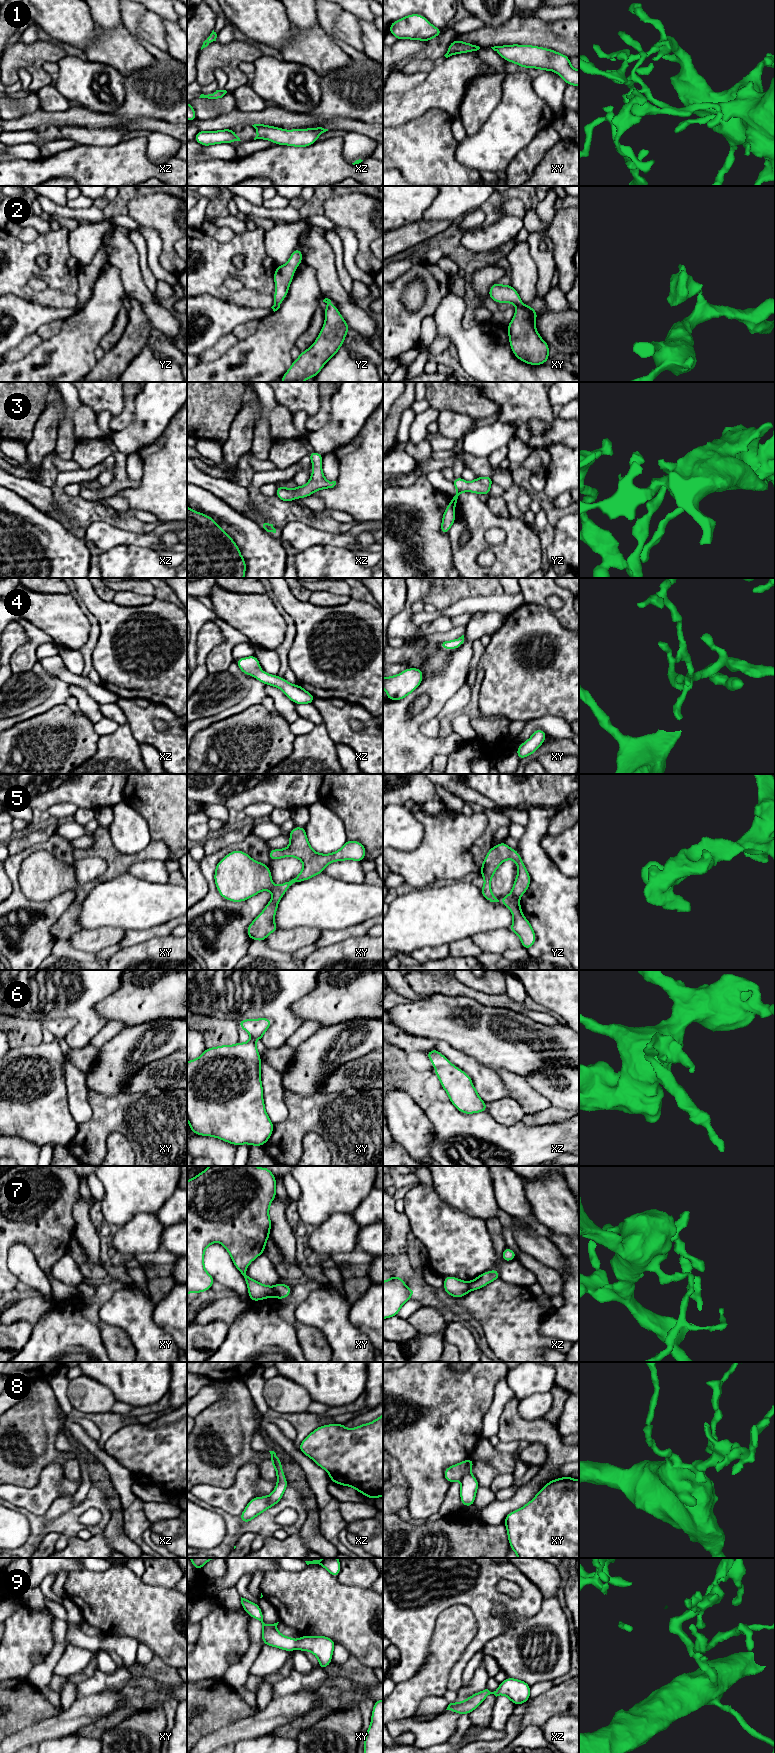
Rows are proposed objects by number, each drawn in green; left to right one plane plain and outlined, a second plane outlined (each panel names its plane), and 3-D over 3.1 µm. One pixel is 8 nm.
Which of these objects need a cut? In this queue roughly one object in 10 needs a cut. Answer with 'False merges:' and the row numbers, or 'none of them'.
False merges: 7, 8

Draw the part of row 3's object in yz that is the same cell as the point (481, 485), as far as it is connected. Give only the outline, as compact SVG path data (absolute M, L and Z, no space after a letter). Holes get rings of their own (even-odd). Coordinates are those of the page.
M491 476L477 477L474 481L467 482L462 477L454 478L452 483L454 484L457 493L452 496L450 503L448 504L443 517L440 532L446 534L449 532L456 517L455 506L459 499L461 492L473 492L475 494L486 494L490 496L490 487L493 483Z

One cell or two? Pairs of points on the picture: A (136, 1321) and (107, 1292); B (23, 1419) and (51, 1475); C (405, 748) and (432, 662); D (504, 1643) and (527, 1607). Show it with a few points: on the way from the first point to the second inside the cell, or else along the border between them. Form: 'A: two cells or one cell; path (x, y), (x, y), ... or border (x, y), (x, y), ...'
A: two cells; border (125, 1284), (117, 1289), (100, 1307), (99, 1316)
B: two cells; border (62, 1466), (50, 1462), (40, 1476)
C: two cells; border (447, 664), (442, 671), (433, 673), (422, 681)
D: two cells; border (540, 1609), (531, 1616), (517, 1619), (500, 1634)

